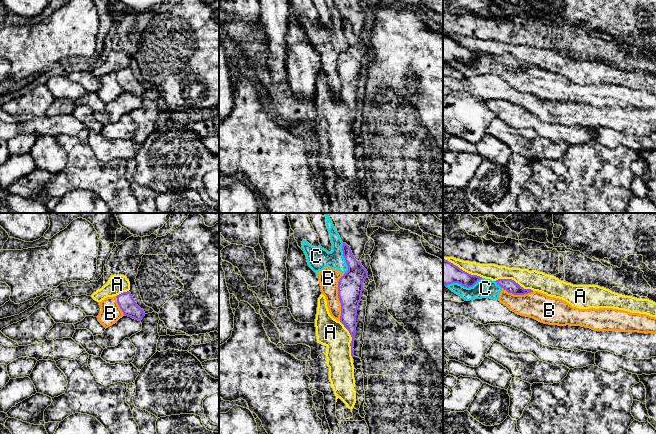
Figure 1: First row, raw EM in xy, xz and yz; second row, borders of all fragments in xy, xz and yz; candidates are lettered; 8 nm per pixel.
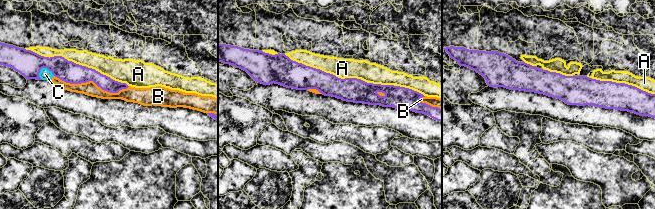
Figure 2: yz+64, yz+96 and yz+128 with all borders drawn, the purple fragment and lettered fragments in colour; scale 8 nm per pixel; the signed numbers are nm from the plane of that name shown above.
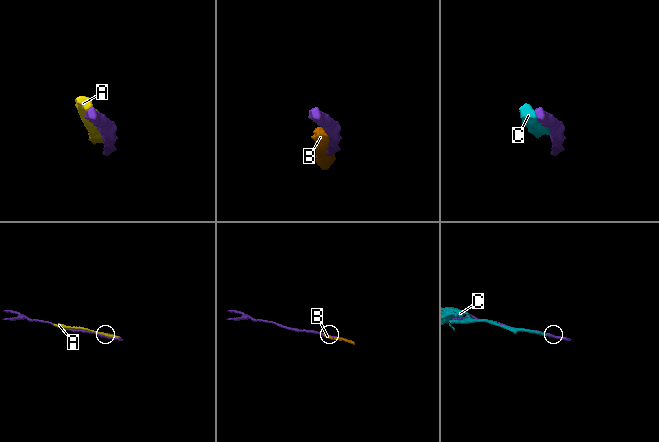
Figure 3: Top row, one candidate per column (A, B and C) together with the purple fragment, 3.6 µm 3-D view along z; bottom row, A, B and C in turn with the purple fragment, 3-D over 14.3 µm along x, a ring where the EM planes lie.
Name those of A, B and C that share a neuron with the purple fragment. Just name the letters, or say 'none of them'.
none of them

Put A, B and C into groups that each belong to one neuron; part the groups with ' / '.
A / B C

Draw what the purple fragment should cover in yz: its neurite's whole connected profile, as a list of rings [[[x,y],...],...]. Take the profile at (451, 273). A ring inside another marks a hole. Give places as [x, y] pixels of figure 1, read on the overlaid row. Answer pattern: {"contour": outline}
{"contour": [[[443,258],[443,286],[458,283],[470,288],[481,279],[483,278],[477,275],[471,275]]]}

